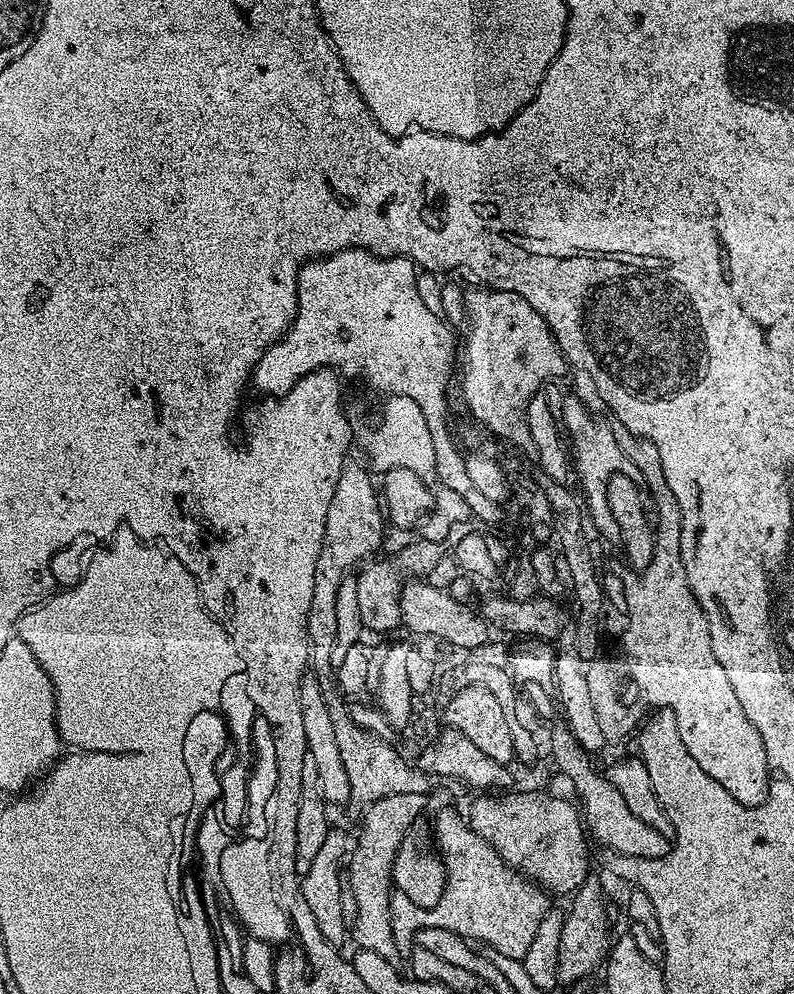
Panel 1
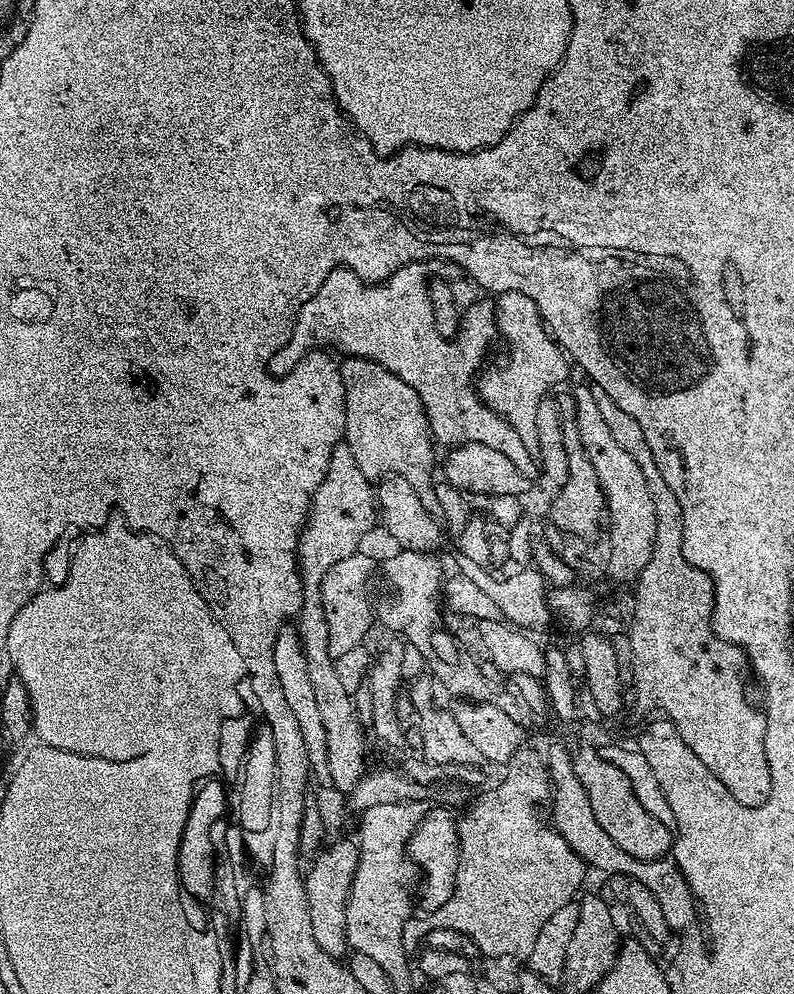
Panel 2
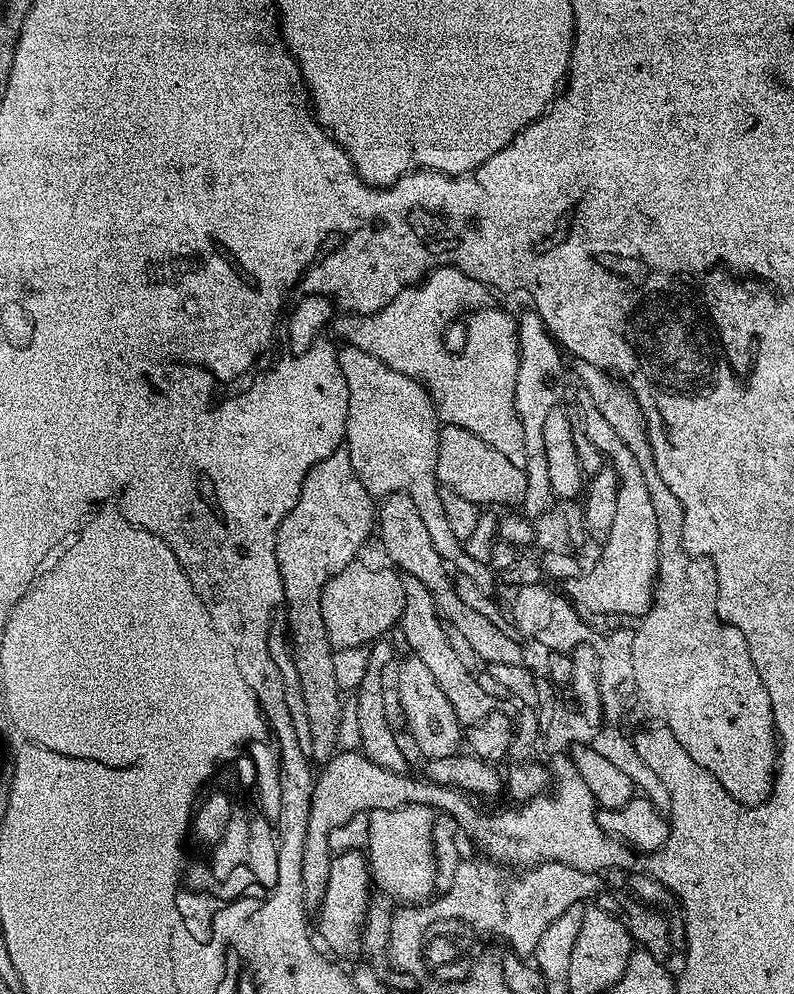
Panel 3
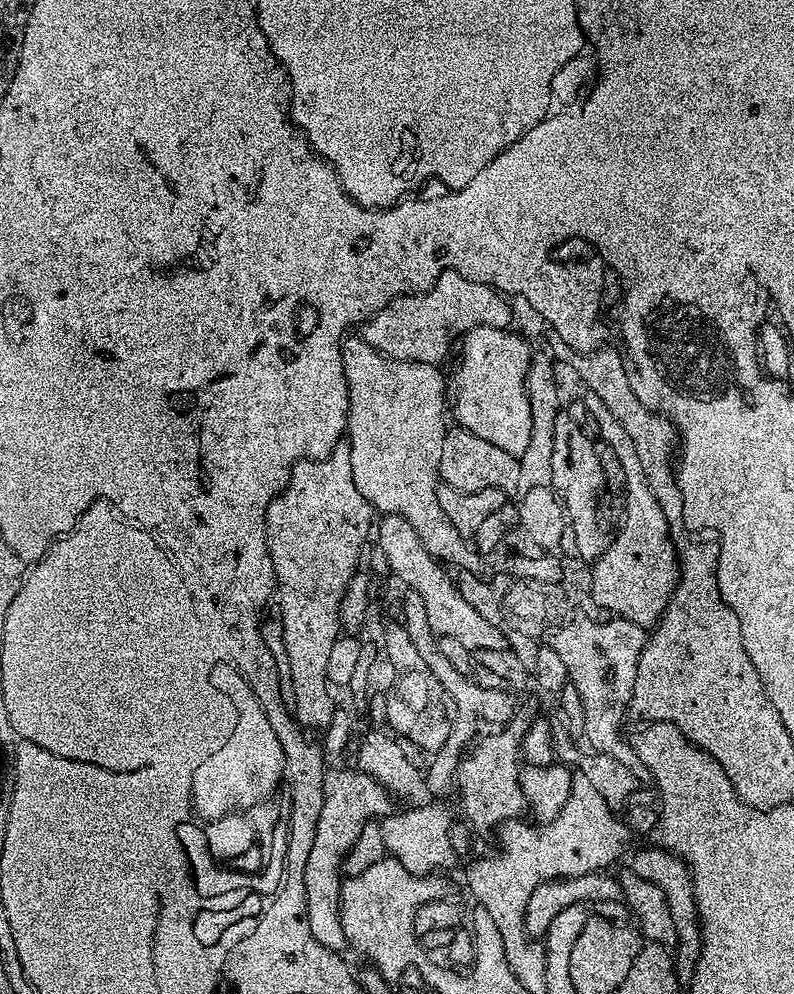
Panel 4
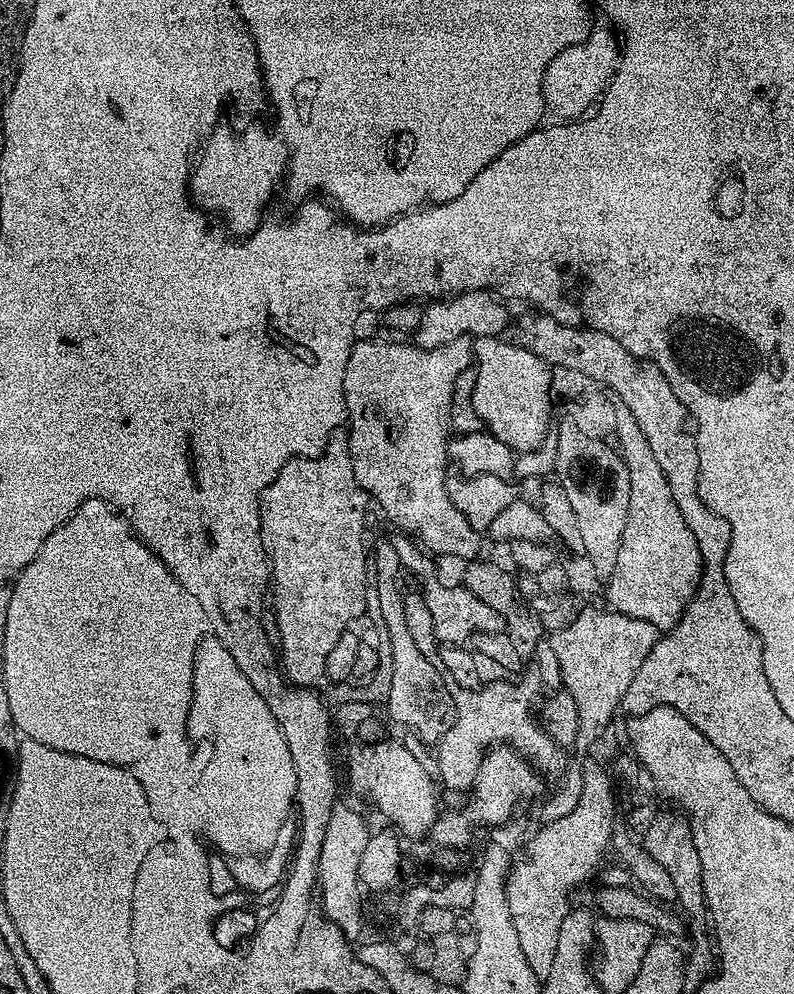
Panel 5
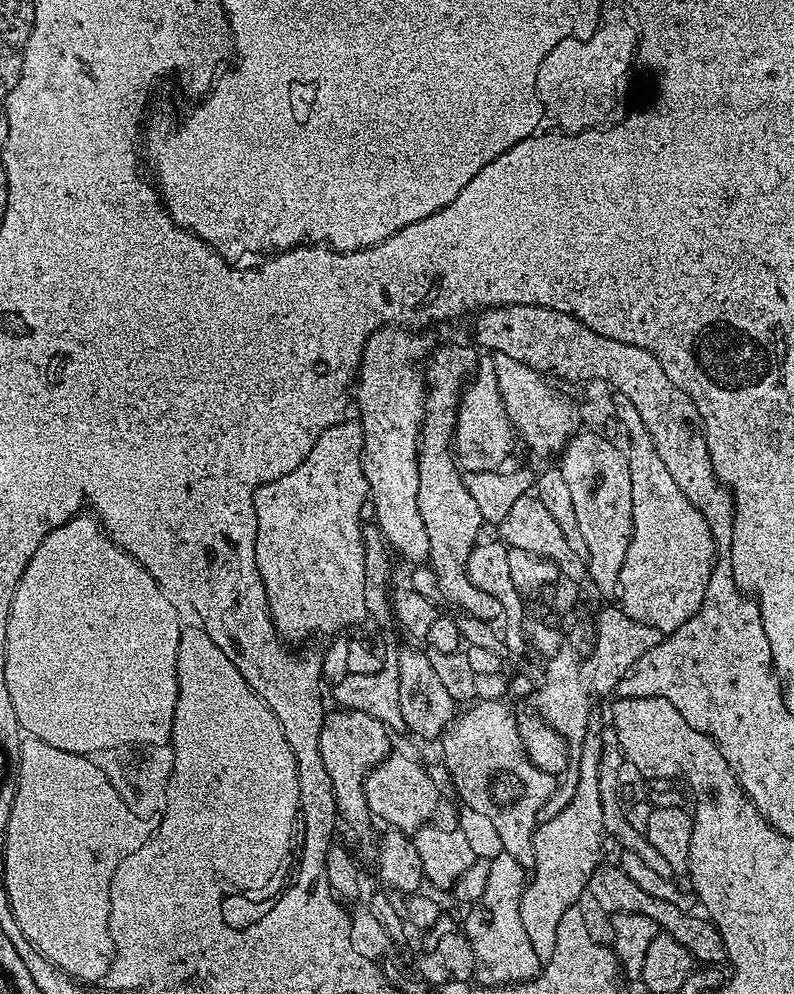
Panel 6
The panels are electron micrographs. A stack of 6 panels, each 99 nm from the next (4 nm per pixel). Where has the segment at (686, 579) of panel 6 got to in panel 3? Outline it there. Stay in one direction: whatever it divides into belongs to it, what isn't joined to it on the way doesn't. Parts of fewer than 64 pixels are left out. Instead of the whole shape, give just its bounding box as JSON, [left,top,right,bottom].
[572,450,658,612]

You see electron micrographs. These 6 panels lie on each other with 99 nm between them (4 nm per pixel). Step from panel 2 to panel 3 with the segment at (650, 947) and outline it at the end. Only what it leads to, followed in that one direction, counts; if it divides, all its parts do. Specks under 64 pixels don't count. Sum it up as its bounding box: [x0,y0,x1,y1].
[531,850,691,966]

